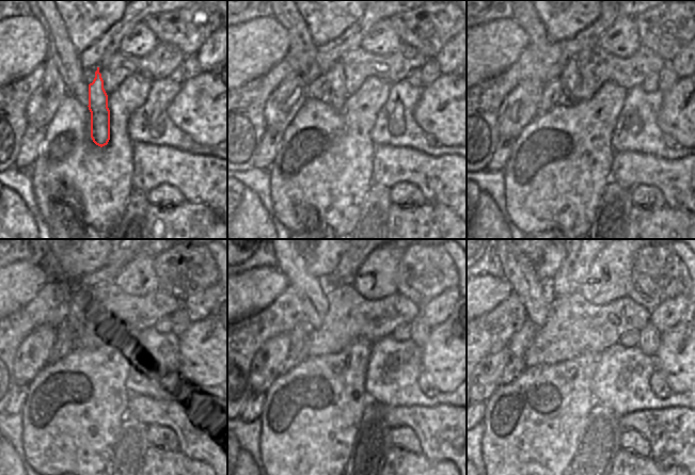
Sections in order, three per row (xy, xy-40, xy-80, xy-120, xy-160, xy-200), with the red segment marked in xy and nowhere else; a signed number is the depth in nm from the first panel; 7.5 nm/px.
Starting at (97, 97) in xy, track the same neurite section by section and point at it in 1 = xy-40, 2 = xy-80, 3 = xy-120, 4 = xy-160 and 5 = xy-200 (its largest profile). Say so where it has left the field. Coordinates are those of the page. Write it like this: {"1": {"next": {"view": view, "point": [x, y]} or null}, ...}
{"1": {"next": {"view": "xy-40", "point": [336, 97]}}, "2": {"next": {"view": "xy-80", "point": [568, 77]}}, "3": {"next": {"view": "xy-120", "point": [82, 306]}}, "4": {"next": {"view": "xy-160", "point": [290, 262]}}, "5": {"next": {"view": "xy-200", "point": [536, 296]}}}

